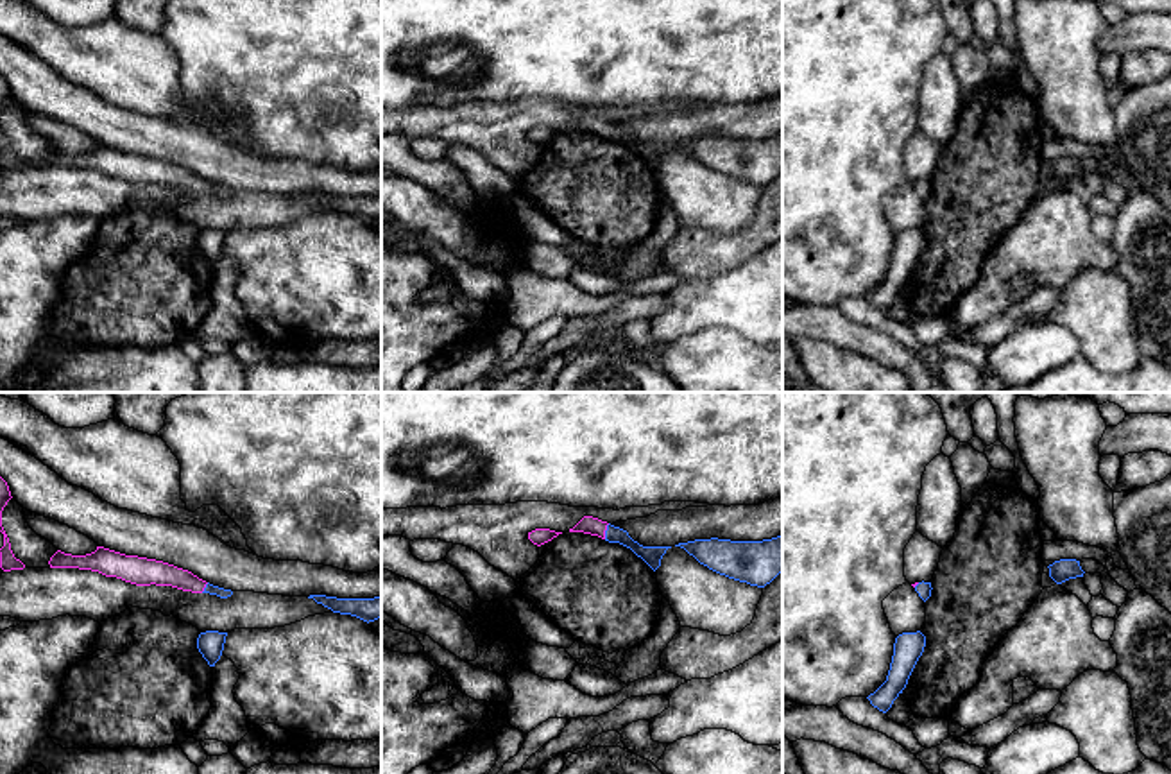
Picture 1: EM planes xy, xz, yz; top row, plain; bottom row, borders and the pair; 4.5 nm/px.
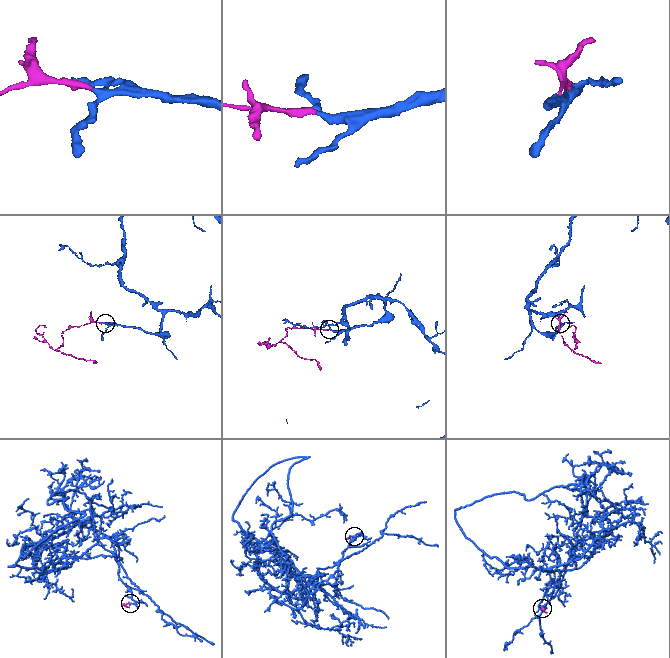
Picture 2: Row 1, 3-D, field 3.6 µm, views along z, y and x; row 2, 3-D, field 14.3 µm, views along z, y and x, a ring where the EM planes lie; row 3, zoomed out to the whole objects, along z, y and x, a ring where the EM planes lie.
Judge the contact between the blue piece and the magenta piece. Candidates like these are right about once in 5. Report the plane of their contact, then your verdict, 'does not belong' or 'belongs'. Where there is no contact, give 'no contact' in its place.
xz | belongs

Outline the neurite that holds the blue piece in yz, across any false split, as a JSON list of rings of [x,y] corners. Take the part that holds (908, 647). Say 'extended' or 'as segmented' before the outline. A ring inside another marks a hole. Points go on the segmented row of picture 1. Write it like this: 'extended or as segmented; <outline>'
as segmented; [[[902,632],[895,638],[893,656],[886,681],[867,699],[874,708],[886,713],[893,701],[902,693],[908,684],[908,679],[922,656],[926,647],[926,636],[917,632]]]

